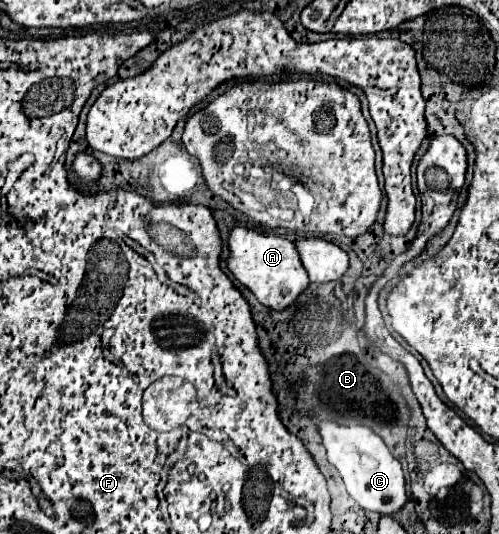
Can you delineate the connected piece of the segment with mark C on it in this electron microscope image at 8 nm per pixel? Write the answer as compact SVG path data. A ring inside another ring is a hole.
M315 414L311 418L317 424L321 442L327 450L327 460L337 468L341 474L345 488L349 496L363 508L371 512L381 512L381 514L393 514L403 504L407 502L405 494L405 478L399 460L389 452L381 436L377 436L371 428L363 424L351 424L351 426L341 426L337 422L329 420L317 420Z

